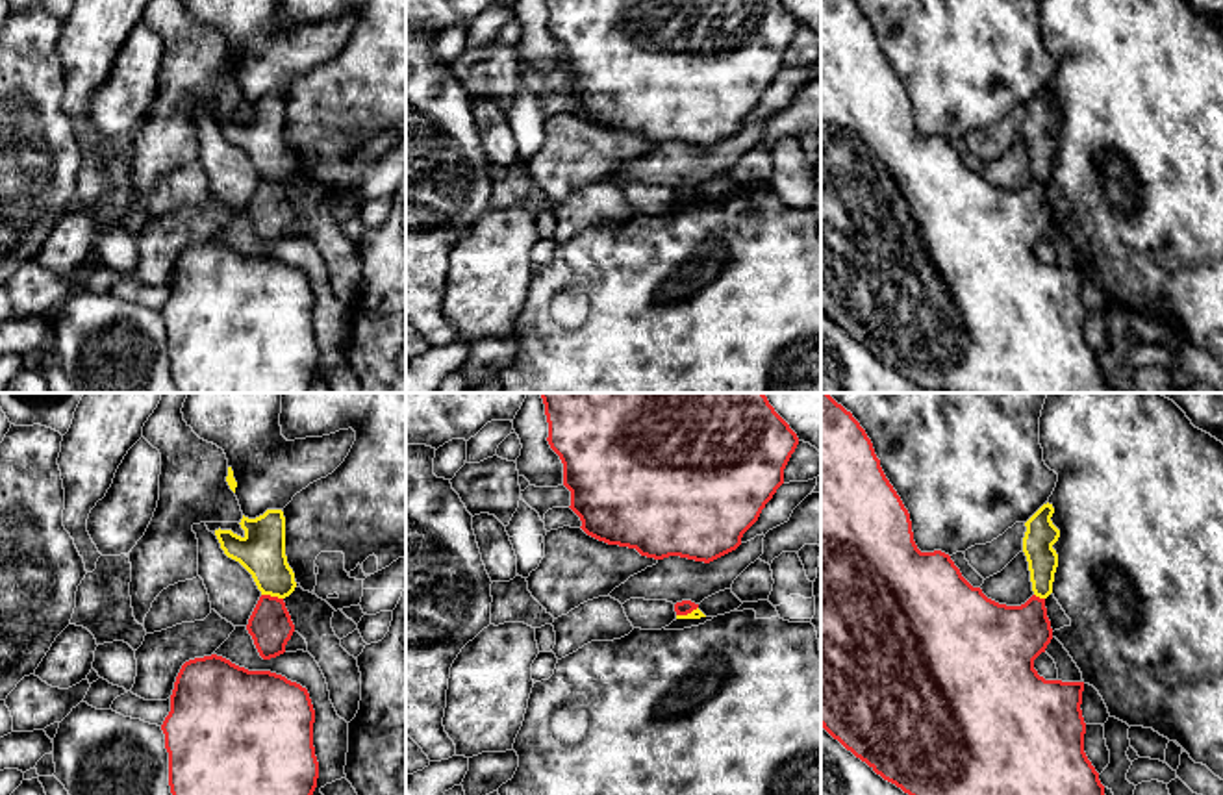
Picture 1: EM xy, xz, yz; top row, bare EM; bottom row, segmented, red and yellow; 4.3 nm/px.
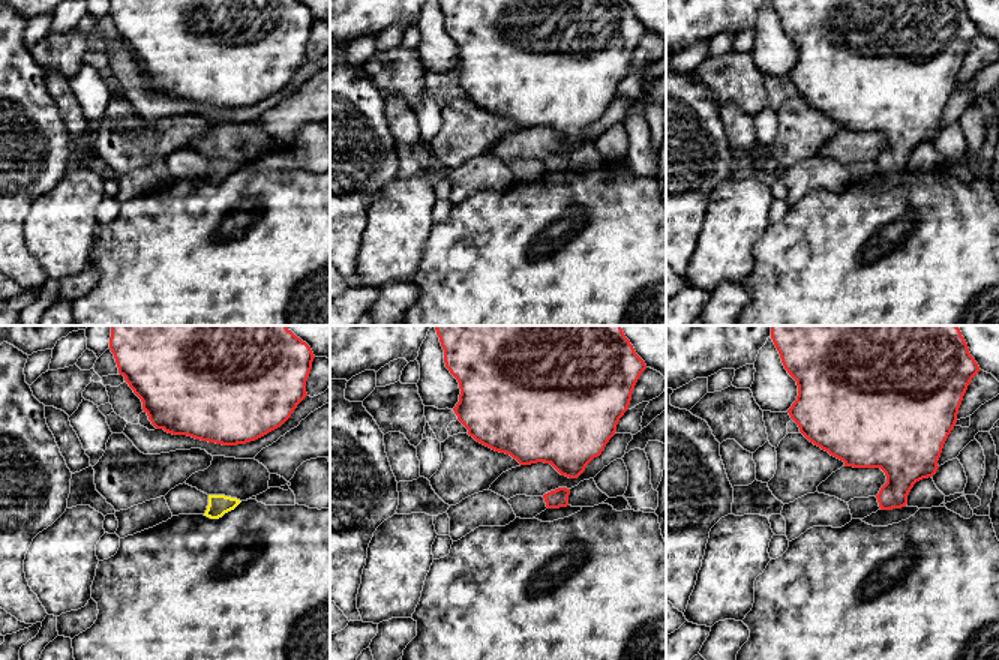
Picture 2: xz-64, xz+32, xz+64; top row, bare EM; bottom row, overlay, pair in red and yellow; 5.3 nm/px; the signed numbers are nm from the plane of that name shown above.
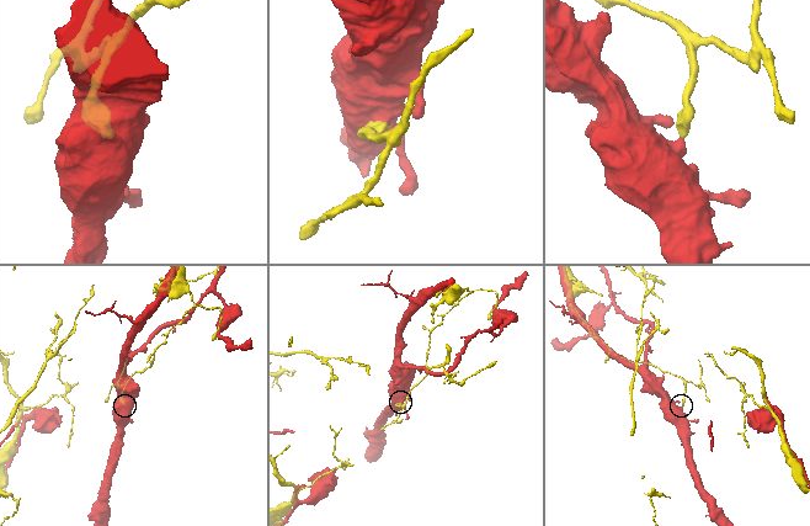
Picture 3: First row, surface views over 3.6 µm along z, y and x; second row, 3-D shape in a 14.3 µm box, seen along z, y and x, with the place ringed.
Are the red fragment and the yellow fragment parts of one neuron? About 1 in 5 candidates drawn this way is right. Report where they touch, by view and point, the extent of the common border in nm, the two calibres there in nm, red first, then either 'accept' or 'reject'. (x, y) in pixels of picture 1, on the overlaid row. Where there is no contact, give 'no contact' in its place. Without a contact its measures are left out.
xy (273, 597) | 100 nm | 190/200 nm | reject

